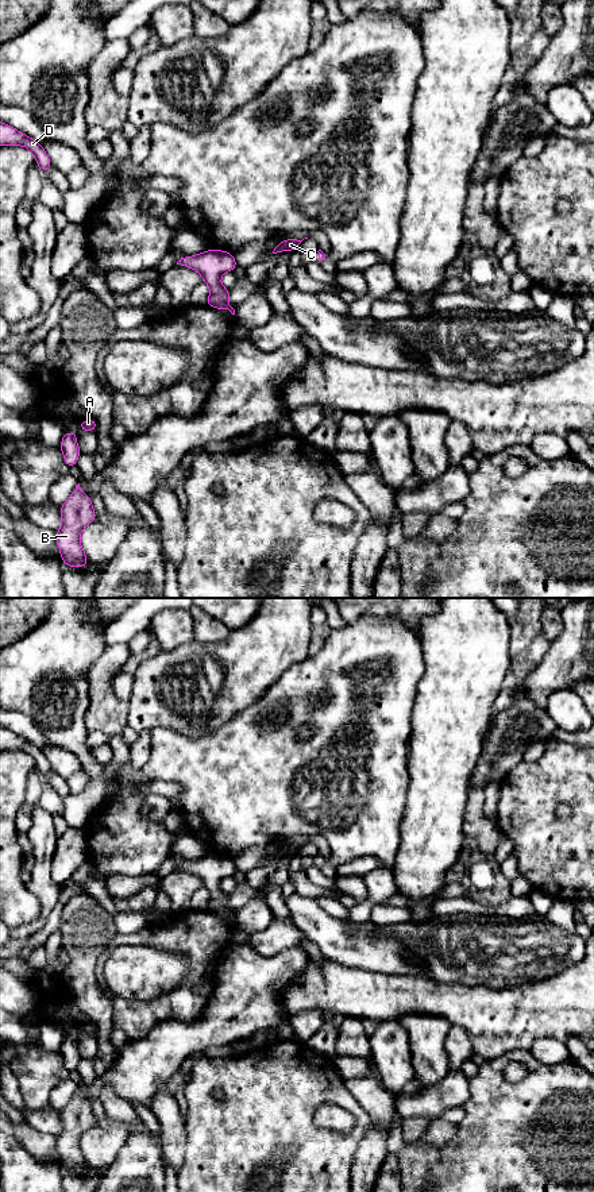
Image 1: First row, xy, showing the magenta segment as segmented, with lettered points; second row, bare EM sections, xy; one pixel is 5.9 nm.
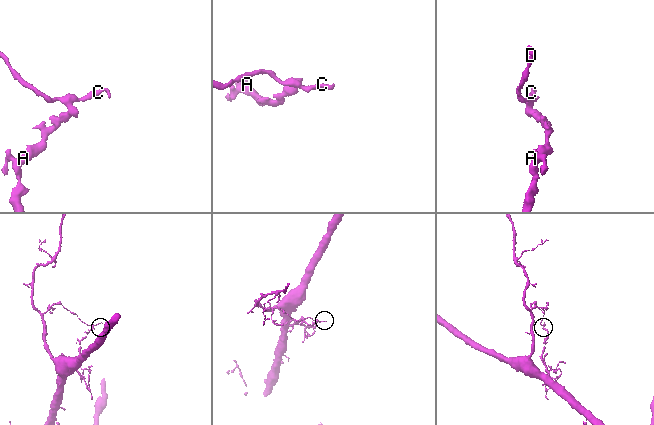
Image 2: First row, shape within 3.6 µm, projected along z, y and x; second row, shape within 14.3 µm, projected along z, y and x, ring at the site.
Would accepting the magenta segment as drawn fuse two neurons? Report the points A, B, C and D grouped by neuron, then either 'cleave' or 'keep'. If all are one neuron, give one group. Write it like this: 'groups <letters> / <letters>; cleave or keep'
groups A B / C D; cleave

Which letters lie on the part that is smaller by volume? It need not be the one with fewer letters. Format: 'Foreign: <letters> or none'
Foreign: A, B

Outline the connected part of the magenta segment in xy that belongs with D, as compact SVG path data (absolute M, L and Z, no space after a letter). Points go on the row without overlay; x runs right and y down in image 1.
M0 726L0 751L27 752L34 759L36 769L45 778L50 776L50 763L42 749L3 726Z

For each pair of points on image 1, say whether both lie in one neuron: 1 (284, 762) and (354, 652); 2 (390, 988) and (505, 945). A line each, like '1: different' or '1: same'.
1: same
2: different

